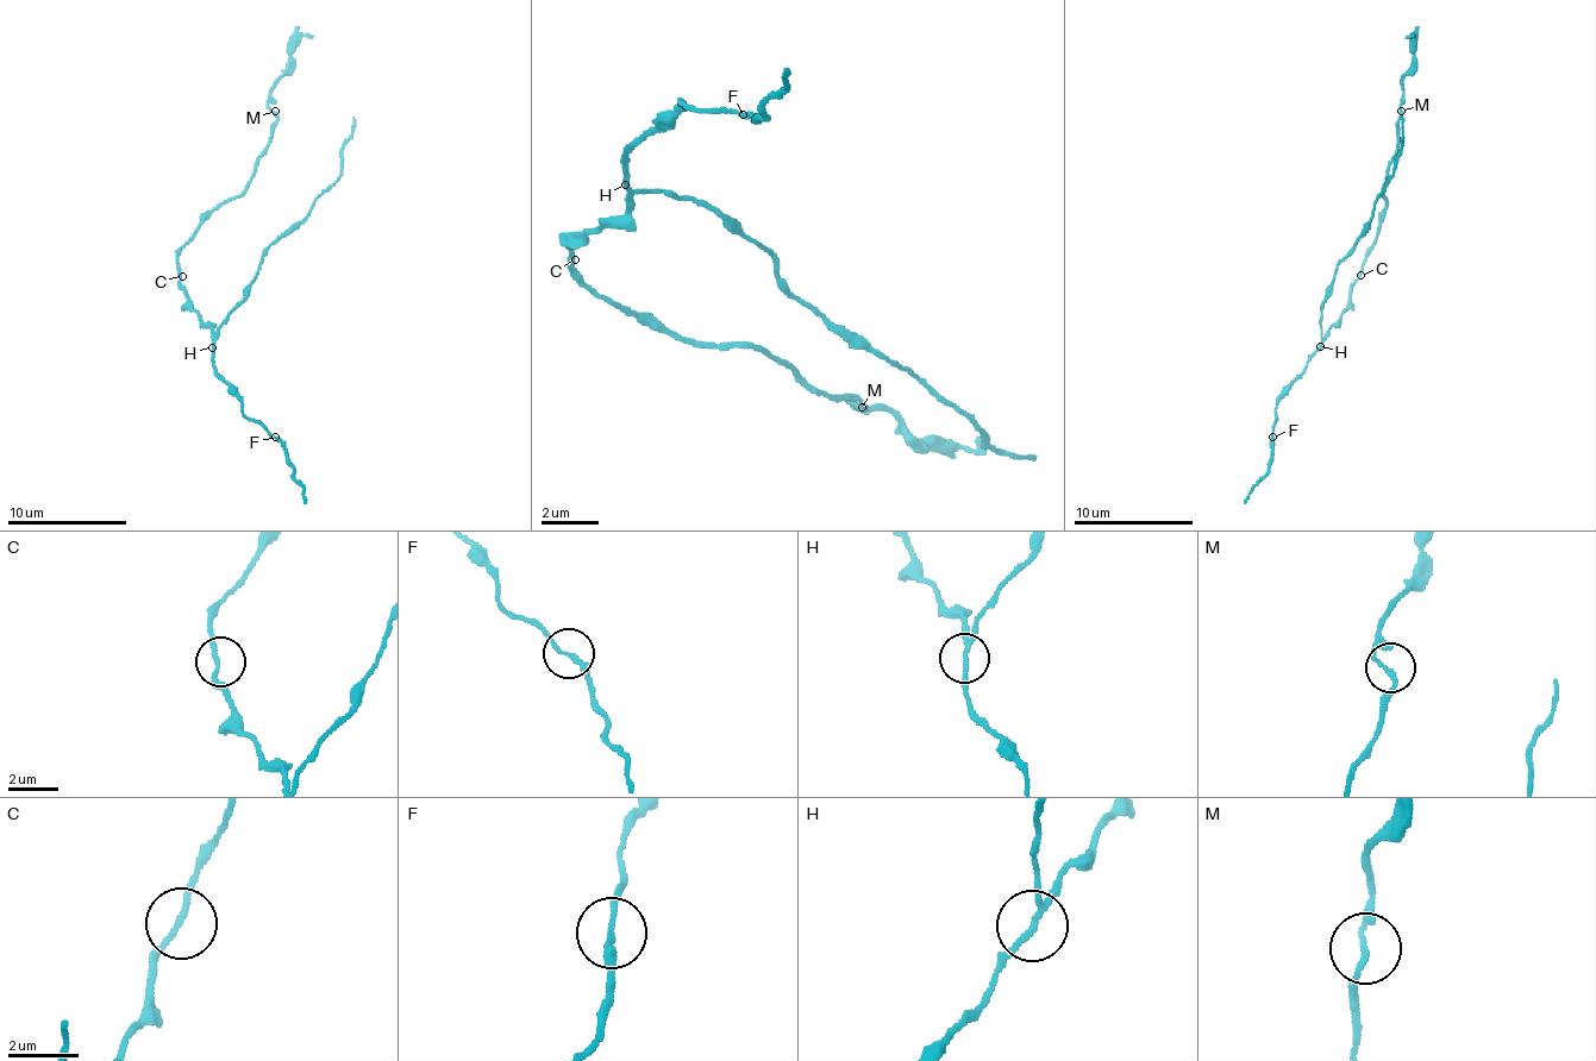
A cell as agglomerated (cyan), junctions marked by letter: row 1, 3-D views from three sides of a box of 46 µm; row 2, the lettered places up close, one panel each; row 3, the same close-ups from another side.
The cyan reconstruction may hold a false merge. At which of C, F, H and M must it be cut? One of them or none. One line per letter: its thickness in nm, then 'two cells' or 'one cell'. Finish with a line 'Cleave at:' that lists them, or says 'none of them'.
C: 150 nm thick; one cell
F: 180 nm thick; one cell
H: 140 nm thick; two cells
M: 140 nm thick; one cell
Cleave at: H

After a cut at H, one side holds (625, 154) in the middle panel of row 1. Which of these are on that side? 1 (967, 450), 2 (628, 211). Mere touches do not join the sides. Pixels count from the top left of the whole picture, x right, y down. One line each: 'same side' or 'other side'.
1: same side
2: same side

